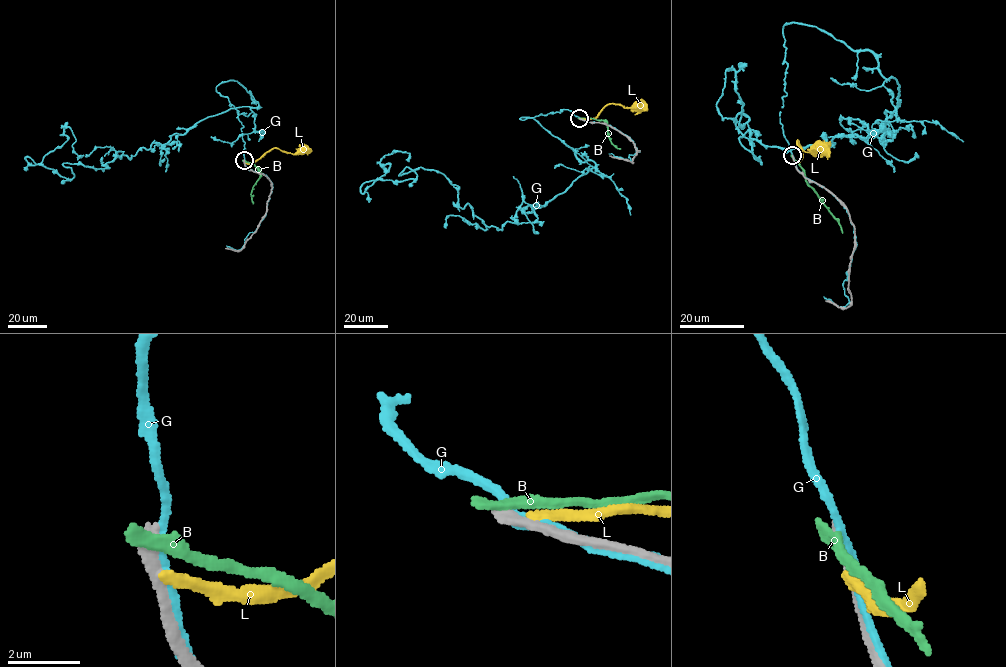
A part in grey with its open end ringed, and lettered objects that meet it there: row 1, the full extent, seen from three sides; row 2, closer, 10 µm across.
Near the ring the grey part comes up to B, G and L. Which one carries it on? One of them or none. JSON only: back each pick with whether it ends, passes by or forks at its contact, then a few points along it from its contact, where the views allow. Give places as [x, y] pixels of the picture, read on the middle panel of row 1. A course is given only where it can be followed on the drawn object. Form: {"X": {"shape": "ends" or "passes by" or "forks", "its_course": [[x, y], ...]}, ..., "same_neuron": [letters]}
{"same_neuron": []}

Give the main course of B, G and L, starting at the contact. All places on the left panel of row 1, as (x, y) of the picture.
B: (243, 160), (253, 164), (259, 173), (250, 195), (253, 204)
G: (244, 163), (233, 80), (258, 107), (71, 179), (41, 163), (65, 127), (77, 160)
L: (244, 163), (252, 163), (276, 148), (291, 153), (303, 150)

